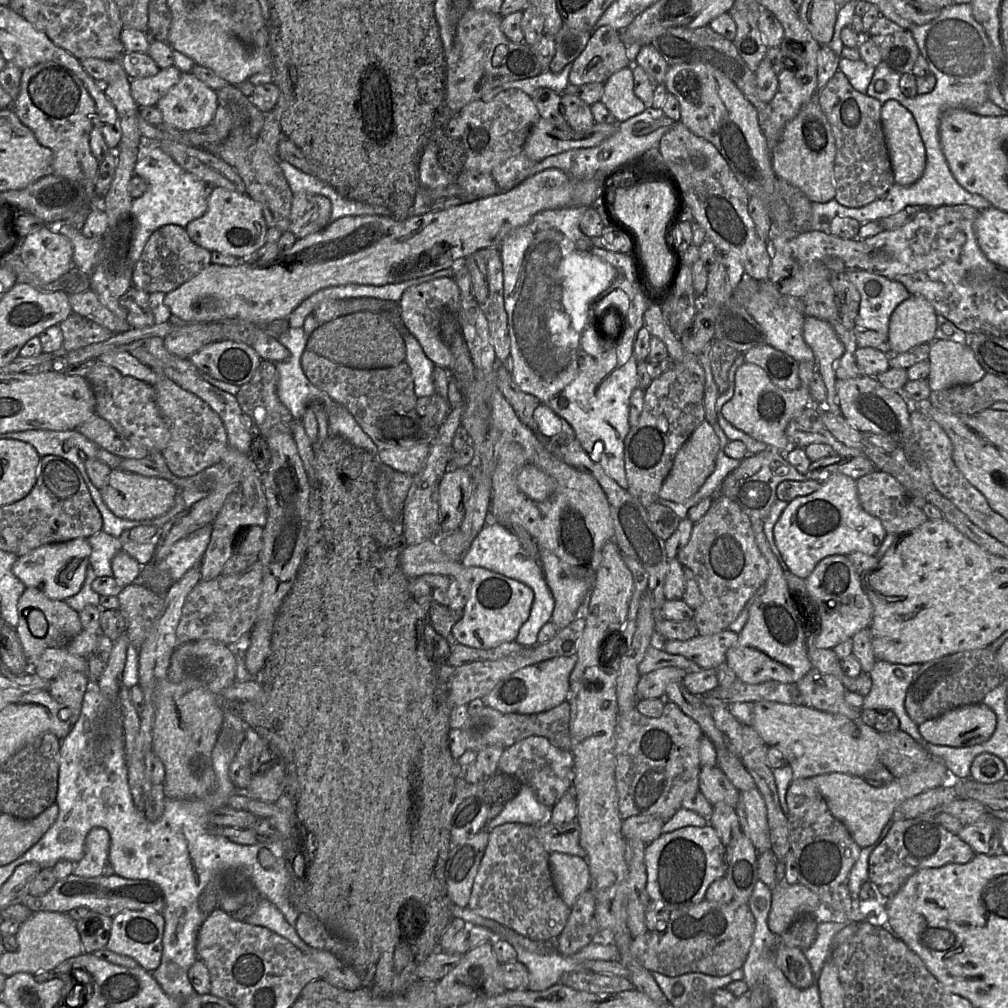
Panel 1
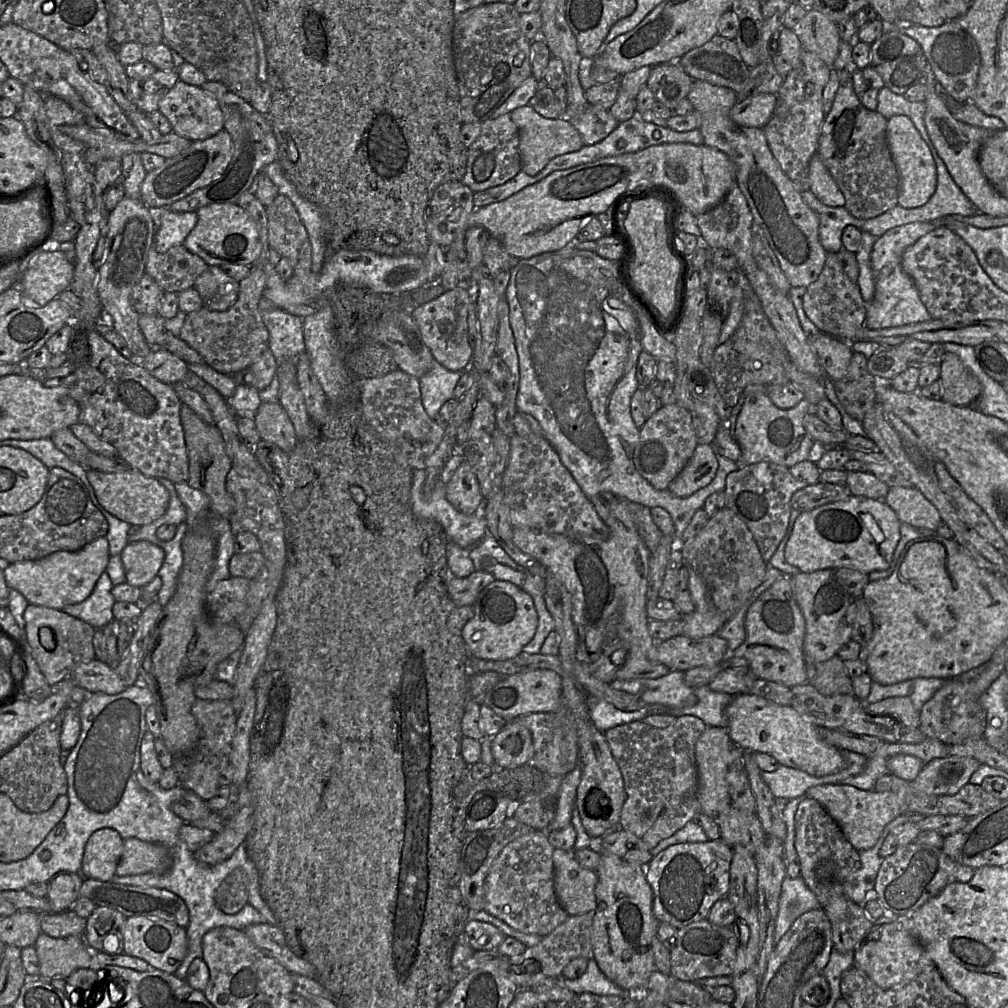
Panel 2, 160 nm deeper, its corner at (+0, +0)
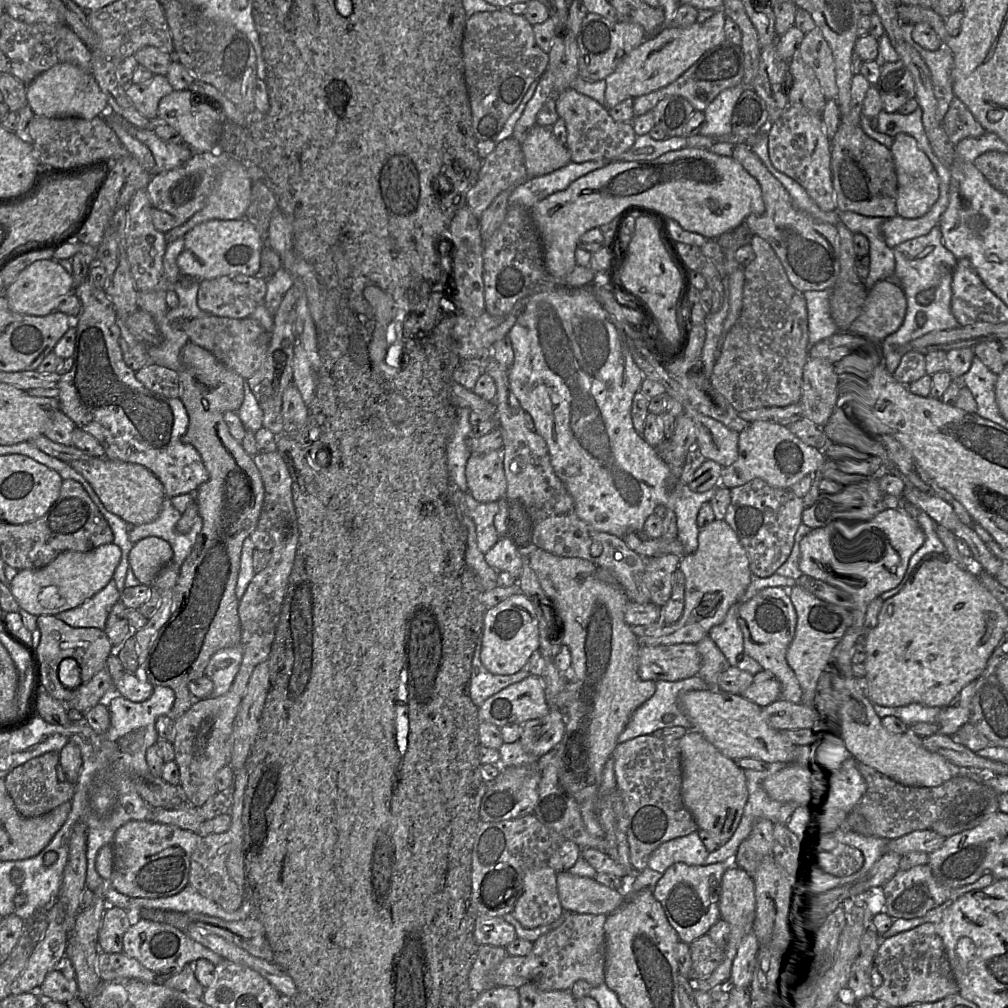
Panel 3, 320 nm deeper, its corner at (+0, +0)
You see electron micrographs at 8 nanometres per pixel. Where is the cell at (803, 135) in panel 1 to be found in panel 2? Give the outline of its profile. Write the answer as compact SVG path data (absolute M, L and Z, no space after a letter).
M817 153L809 162L808 181L809 190L823 204L831 207L845 206L843 193Z

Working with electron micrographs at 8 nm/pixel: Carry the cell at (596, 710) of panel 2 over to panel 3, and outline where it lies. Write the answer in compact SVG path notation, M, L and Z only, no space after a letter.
M698 675L675 682L656 682L654 694L633 713L618 742L651 735L658 729L674 726L693 730L690 720L678 704L680 695L691 690L711 688Z

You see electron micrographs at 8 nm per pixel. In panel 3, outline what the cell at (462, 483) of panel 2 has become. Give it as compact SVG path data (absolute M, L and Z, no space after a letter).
M502 450L471 453L465 469L467 492L480 503L505 498L507 482Z

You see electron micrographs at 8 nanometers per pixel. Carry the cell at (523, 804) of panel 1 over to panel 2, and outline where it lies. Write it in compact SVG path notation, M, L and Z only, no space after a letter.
M579 765L564 776L559 790L555 817L547 830L559 830L571 824L571 814L575 808L577 787L580 780L581 768Z

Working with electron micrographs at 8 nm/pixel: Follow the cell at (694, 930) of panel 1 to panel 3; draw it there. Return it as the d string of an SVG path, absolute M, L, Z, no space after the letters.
M708 934L689 944L692 967L689 981L692 983L709 978L723 962L726 952L718 947Z

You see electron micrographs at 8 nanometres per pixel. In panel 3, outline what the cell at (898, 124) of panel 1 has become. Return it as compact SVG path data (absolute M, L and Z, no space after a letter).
M898 133L893 137L890 148L893 155L897 178L897 215L907 219L917 219L926 215L939 199L939 177L928 156L920 149L910 135Z

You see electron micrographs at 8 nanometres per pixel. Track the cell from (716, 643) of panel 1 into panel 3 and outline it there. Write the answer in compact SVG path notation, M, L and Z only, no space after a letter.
M694 644L640 647L638 676L645 681L675 682L698 675L701 657Z

